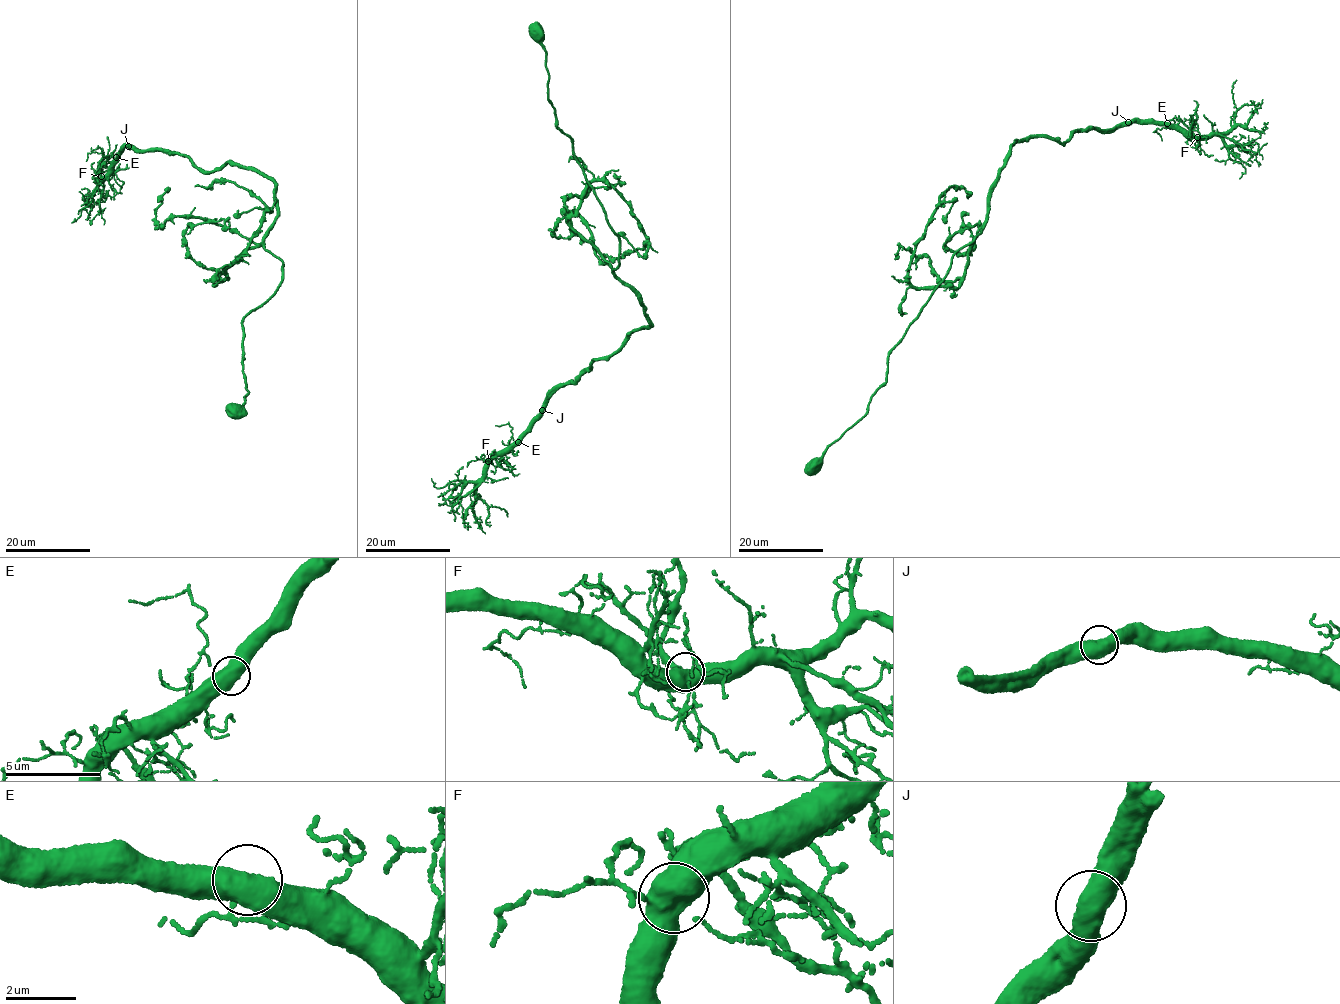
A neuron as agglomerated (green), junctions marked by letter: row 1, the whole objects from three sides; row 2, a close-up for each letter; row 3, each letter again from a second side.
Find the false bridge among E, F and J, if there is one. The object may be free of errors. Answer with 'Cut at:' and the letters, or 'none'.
Cut at: none

